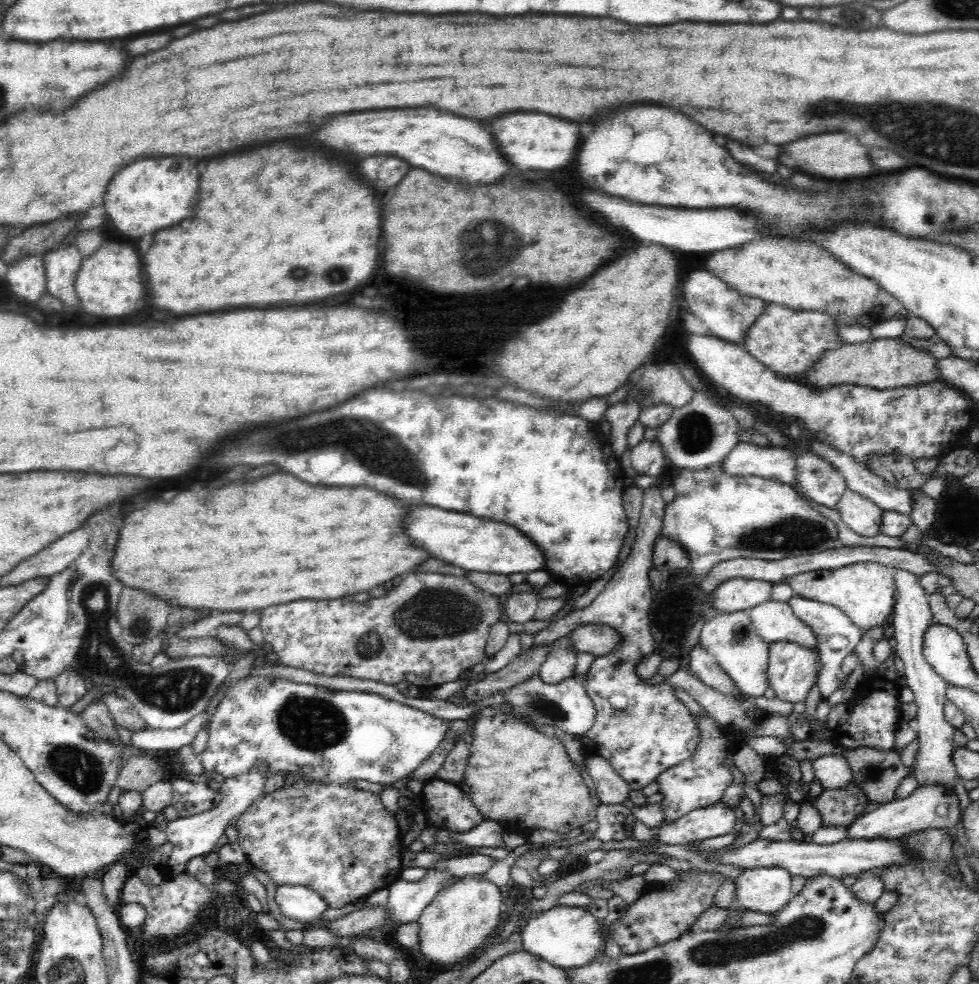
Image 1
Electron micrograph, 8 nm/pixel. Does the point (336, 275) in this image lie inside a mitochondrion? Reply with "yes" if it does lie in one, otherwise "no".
yes

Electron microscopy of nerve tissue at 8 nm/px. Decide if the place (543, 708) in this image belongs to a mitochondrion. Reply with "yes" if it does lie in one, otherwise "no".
yes

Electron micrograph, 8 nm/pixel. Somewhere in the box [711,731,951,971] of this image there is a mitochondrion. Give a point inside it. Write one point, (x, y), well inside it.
(874, 772)

